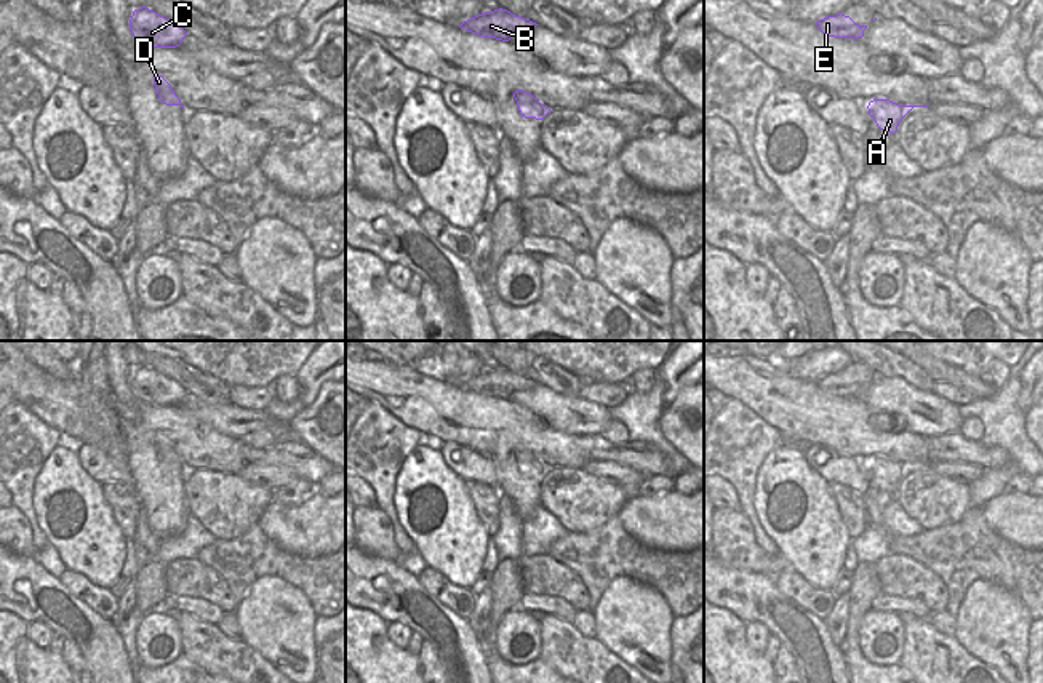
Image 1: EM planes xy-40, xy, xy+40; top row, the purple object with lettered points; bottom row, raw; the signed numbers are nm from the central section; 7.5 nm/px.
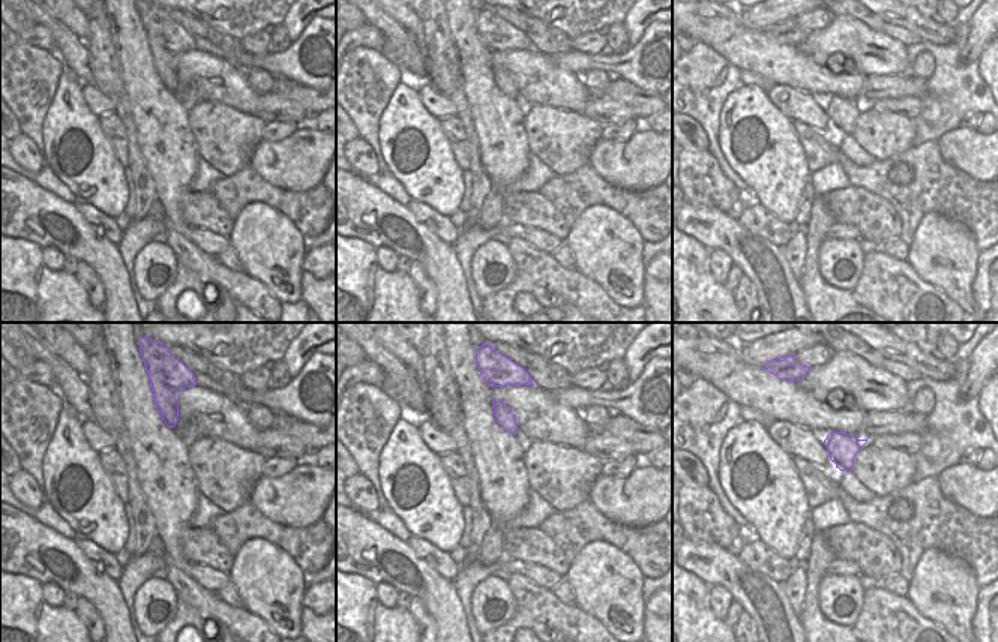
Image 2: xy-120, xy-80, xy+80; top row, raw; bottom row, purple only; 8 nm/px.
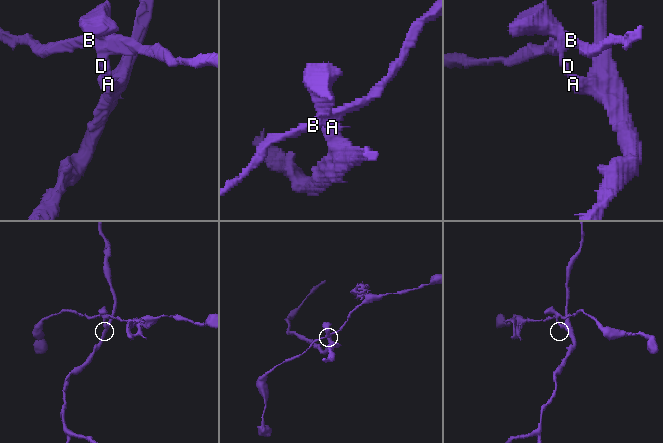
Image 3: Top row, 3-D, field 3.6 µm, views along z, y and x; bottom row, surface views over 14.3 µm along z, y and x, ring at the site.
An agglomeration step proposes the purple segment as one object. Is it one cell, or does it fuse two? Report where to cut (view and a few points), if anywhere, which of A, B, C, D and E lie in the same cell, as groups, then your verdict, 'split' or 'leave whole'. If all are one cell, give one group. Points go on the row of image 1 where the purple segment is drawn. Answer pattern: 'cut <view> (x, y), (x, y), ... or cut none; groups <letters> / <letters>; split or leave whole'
cut xy (517, 101), (525, 104), (538, 103); groups A / B C D E; split

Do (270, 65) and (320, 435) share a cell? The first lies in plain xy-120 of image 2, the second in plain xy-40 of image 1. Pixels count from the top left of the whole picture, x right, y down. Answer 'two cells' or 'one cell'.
one cell

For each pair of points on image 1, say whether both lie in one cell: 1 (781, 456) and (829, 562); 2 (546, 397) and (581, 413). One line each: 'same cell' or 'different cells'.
1: same cell
2: same cell

